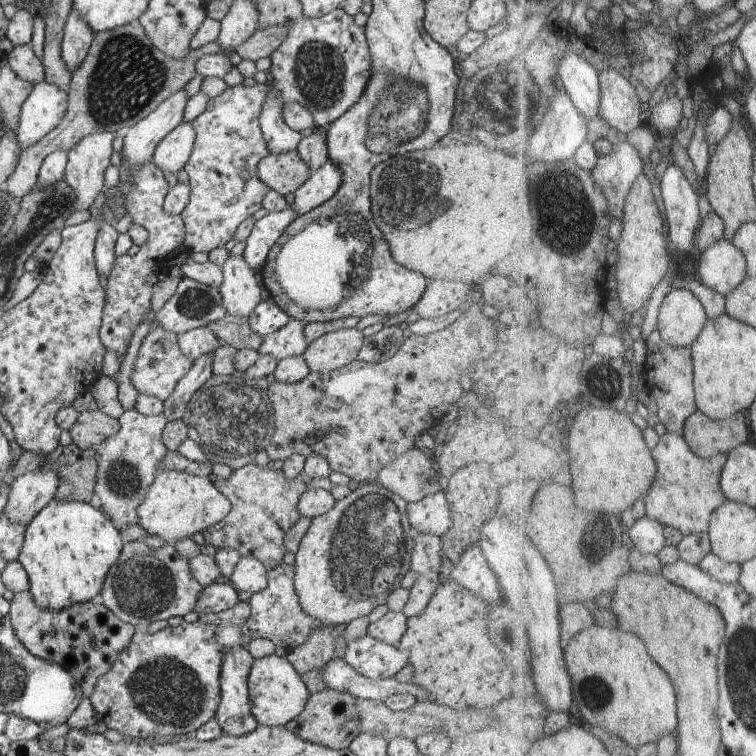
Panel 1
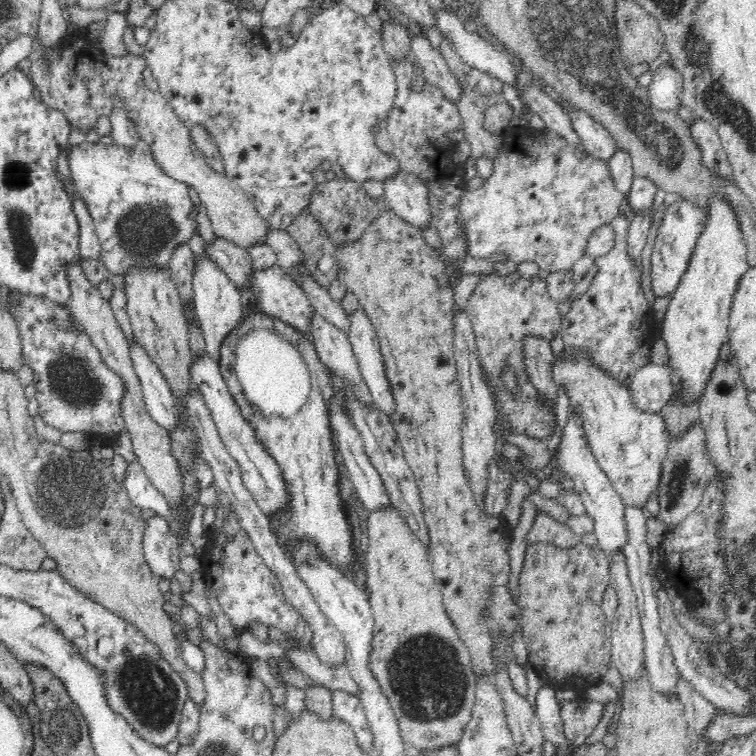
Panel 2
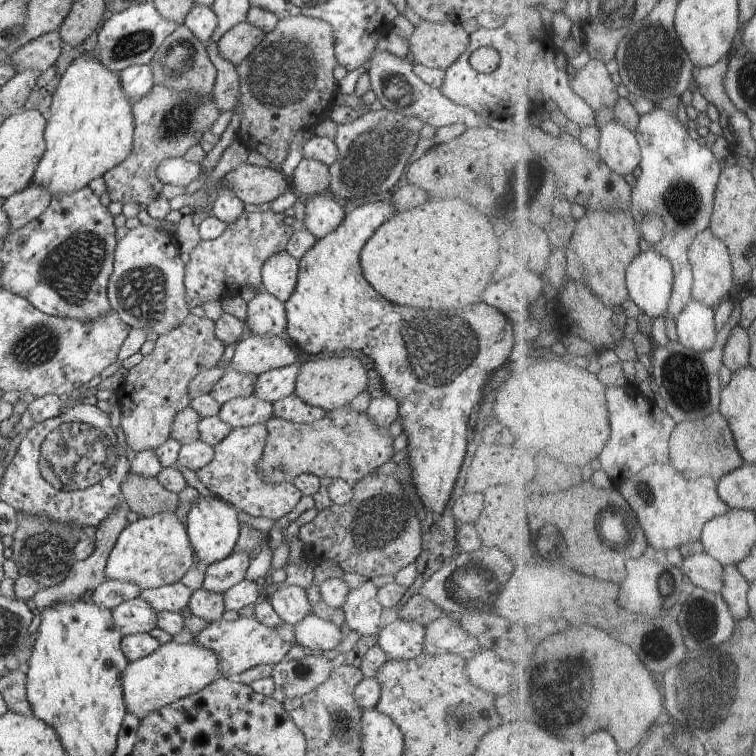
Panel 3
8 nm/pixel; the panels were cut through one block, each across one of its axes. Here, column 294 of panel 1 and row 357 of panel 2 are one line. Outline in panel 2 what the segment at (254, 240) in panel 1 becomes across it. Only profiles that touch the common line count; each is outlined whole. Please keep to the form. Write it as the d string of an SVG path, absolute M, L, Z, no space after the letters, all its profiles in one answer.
M203 253L194 263L192 285L194 286L194 302L192 307L197 314L199 326L205 336L205 352L219 362L220 349L225 336L243 319L242 300L237 285L216 265L216 263Z

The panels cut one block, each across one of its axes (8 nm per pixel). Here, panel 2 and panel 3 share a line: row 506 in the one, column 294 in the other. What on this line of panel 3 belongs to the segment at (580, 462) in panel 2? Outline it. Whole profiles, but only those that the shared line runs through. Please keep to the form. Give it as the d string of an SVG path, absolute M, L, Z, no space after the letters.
M297 585L282 586L271 597L270 604L283 622L289 625L295 625L312 612L304 589Z

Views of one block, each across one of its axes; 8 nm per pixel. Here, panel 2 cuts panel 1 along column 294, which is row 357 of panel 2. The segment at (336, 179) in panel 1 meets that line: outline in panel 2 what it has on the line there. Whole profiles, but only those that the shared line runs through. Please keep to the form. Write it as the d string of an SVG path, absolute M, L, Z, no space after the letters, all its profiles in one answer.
M207 353L193 355L189 370L191 382L201 392L206 406L214 419L220 439L226 450L238 461L238 467L242 471L242 483L249 493L252 493L256 506L262 509L262 513L270 518L278 511L287 511L288 493L278 463L266 452L265 446L256 438L256 429L244 420L240 409L229 393L228 385L220 372L219 363L214 361Z

